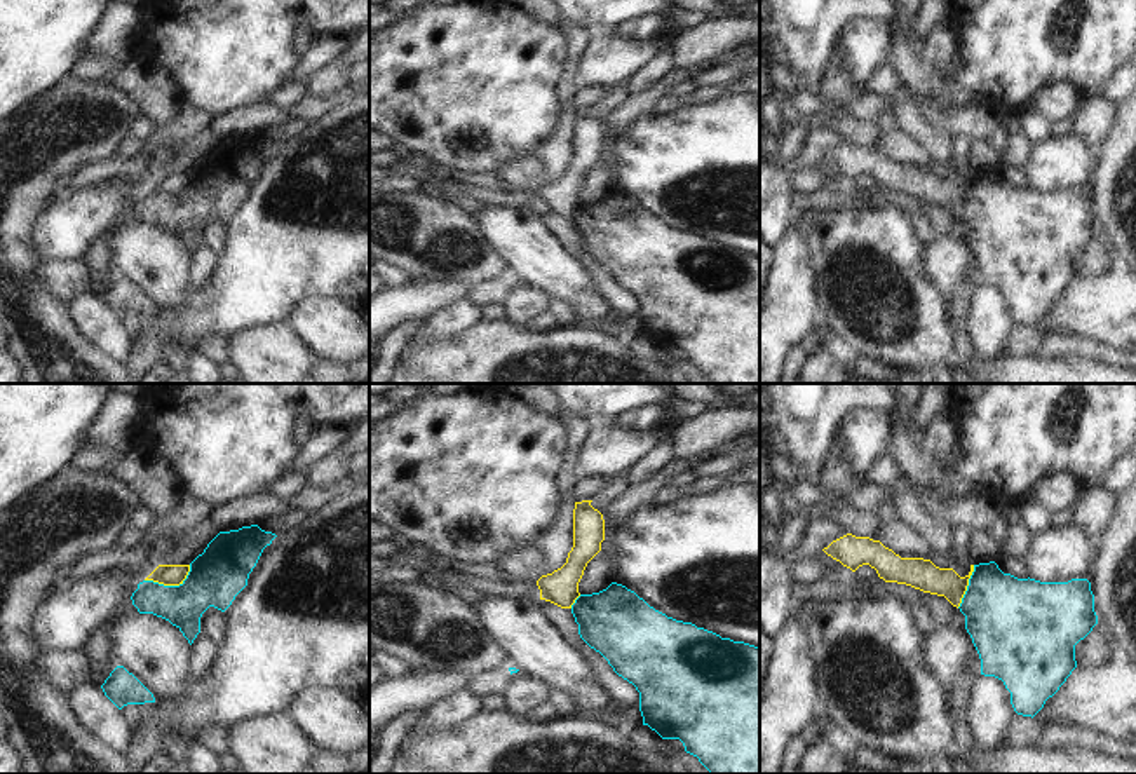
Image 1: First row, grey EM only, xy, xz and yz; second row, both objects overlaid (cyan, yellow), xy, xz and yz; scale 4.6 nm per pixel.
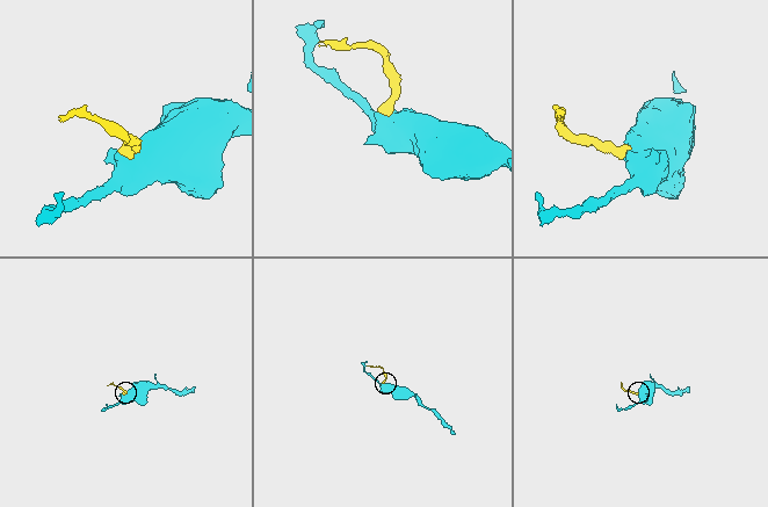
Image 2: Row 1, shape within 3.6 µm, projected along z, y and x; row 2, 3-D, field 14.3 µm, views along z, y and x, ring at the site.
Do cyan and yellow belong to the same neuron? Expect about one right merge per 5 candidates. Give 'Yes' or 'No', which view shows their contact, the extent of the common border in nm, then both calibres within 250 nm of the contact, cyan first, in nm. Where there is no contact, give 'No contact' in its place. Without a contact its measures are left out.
No. Touches cyan in xy. Shared border 220 nm. Thickness 260 nm (cyan) against 100 nm.

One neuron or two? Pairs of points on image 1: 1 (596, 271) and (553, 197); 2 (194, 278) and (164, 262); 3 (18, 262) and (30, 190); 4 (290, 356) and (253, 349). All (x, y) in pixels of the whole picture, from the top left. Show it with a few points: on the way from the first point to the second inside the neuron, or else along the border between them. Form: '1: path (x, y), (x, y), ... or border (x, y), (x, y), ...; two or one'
1: path (579, 253), (568, 243), (556, 215); one
2: border (192, 255), (187, 288); two
3: path (18, 244), (18, 208); one
4: path (281, 356), (262, 356); one

